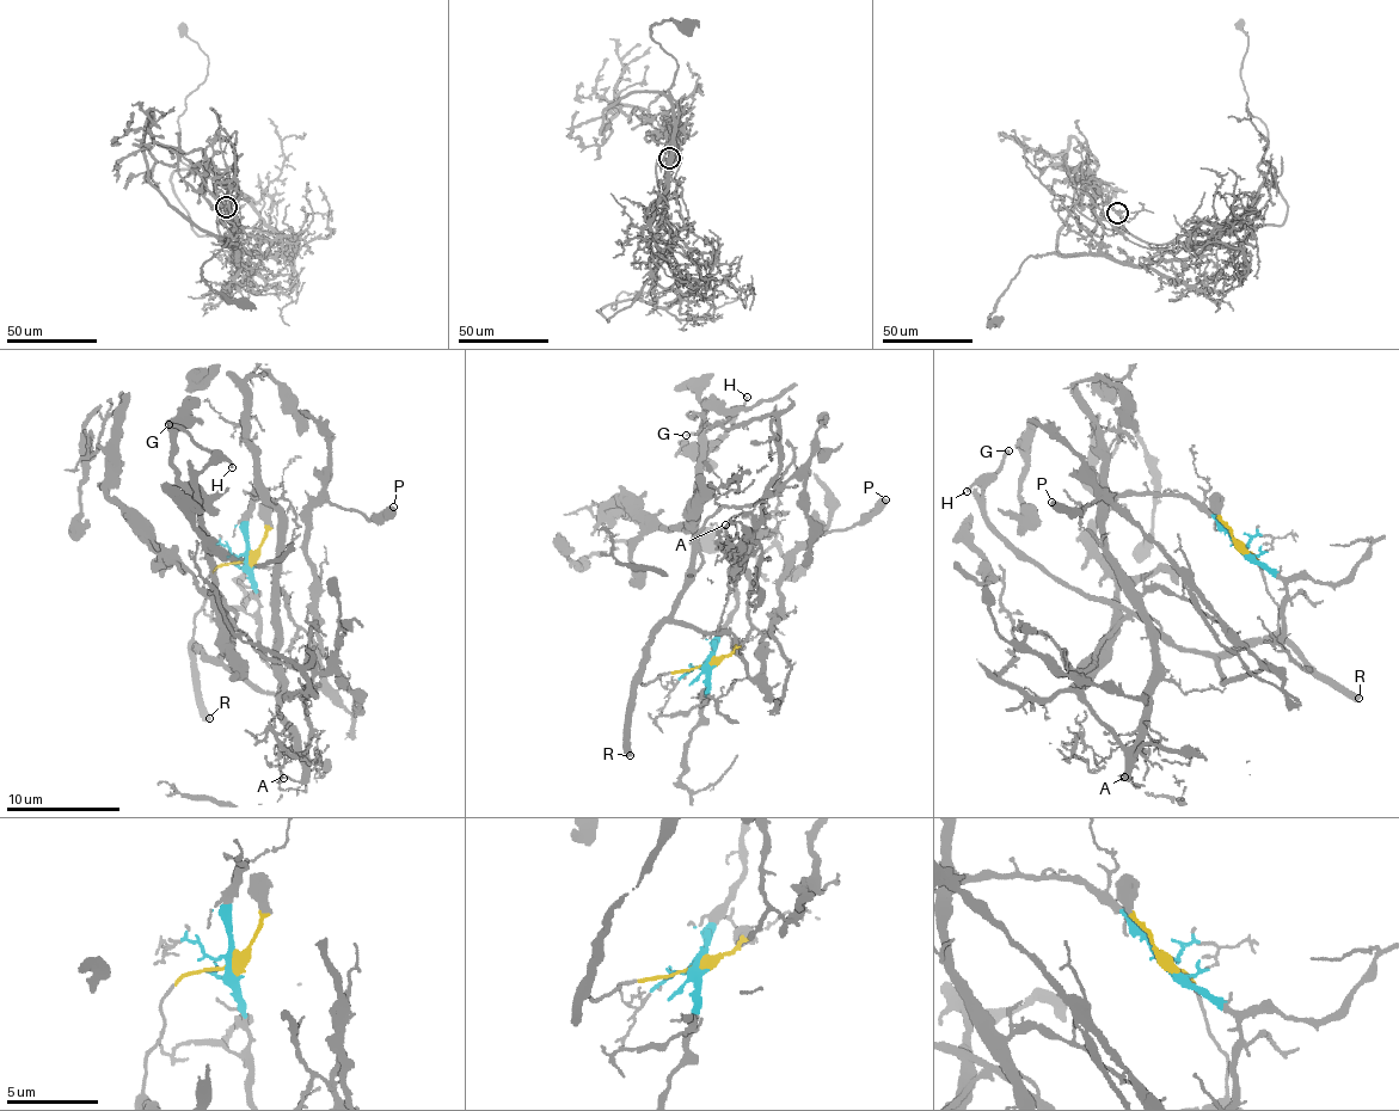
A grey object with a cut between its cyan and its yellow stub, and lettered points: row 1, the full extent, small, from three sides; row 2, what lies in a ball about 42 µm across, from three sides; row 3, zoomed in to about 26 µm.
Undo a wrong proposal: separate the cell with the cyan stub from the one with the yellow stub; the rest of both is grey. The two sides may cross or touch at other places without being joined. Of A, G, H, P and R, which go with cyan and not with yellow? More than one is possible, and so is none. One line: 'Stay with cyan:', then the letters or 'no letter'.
Stay with cyan: A

